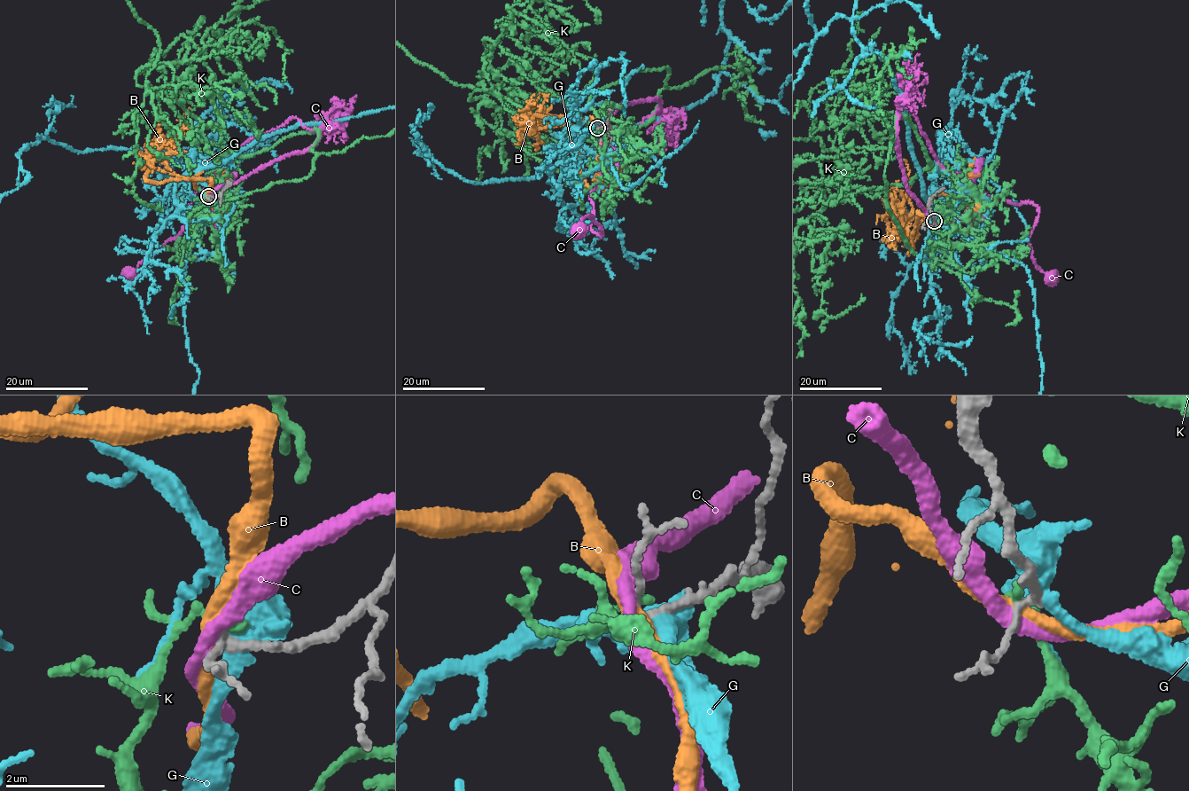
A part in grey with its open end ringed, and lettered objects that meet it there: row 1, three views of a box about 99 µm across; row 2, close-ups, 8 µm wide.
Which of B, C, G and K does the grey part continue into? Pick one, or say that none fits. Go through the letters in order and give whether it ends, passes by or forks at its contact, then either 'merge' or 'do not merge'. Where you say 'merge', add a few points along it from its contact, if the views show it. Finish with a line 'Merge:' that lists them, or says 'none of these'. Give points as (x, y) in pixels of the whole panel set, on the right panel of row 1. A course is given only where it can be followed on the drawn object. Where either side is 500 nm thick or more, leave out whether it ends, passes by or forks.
B: it passes by; do not merge
C: it passes by; do not merge
G: it passes by; do not merge
K: it passes by; do not merge
Merge: none of these

